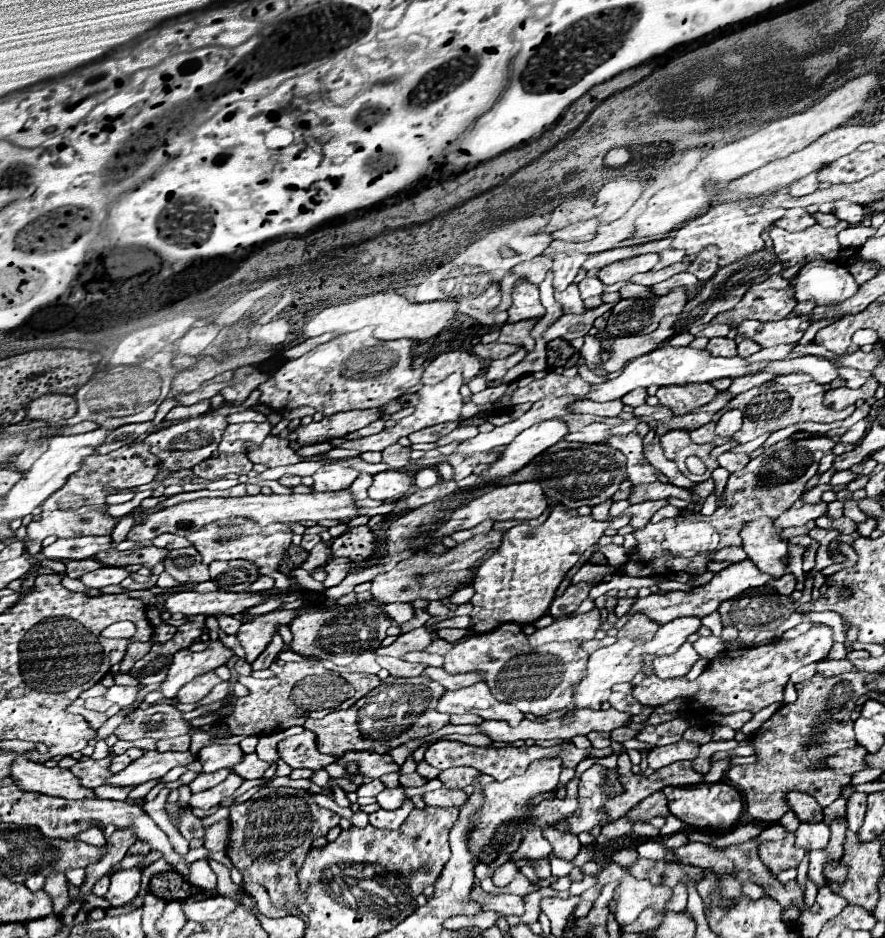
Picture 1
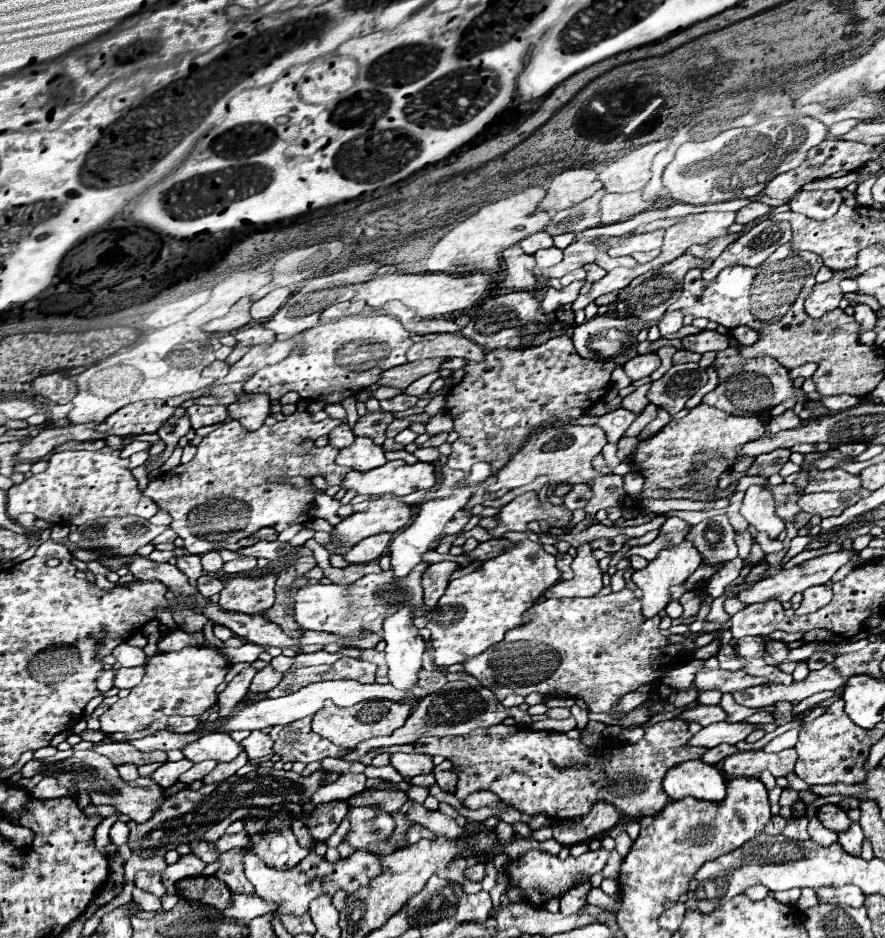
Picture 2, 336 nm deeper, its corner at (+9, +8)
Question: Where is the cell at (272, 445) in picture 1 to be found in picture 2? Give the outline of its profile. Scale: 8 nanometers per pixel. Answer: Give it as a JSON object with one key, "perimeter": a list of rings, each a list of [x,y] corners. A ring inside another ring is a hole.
{"perimeter":[[[242,394],[238,402],[228,406],[228,414],[246,430],[258,430],[270,416],[270,398],[266,394]]]}

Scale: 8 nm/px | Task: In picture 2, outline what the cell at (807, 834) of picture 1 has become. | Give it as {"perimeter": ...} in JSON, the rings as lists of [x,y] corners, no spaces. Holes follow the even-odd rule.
{"perimeter":[[[810,818],[810,824],[808,824],[808,832],[810,832],[810,838],[820,844],[820,846],[830,846],[838,840],[838,834],[834,830],[828,830],[820,824],[818,818]]]}

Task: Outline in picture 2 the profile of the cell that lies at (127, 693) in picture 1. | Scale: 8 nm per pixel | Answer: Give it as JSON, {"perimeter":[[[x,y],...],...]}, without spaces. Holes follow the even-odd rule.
{"perimeter":[[[124,642],[122,646],[116,646],[112,650],[112,656],[126,668],[132,668],[132,666],[144,666],[146,664],[146,656],[144,656],[144,650],[138,648],[138,646],[130,646],[128,642]]]}

